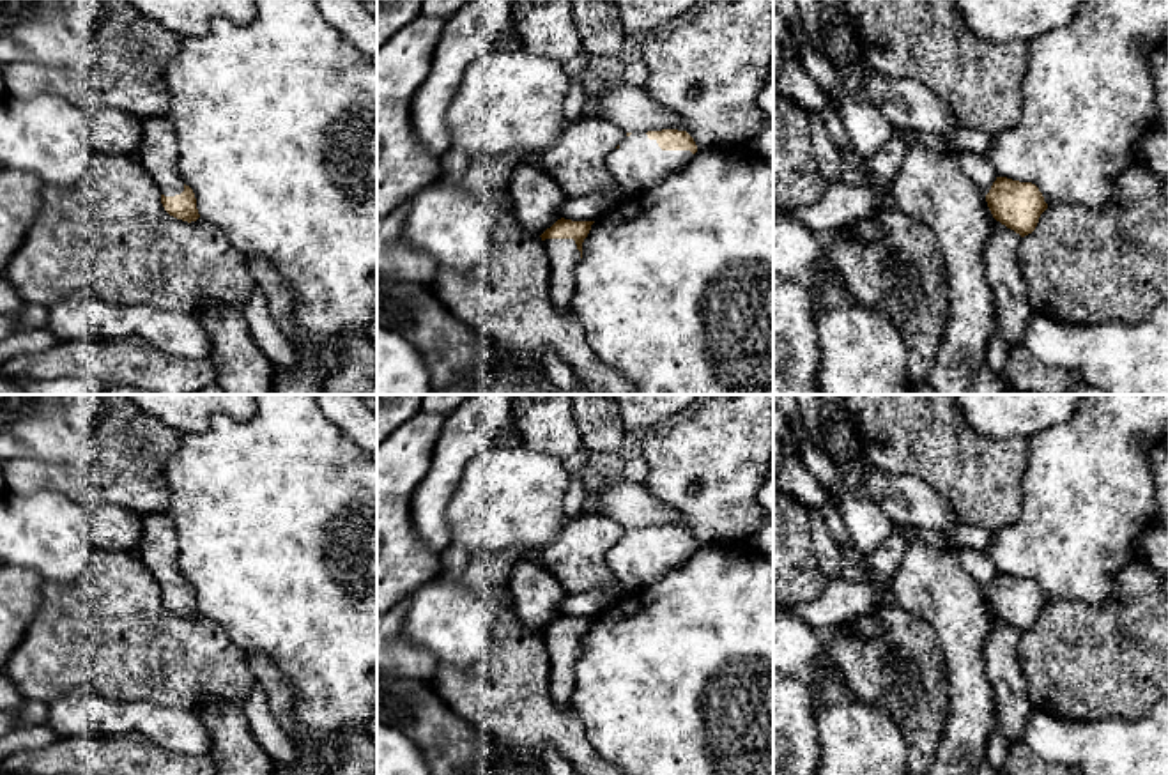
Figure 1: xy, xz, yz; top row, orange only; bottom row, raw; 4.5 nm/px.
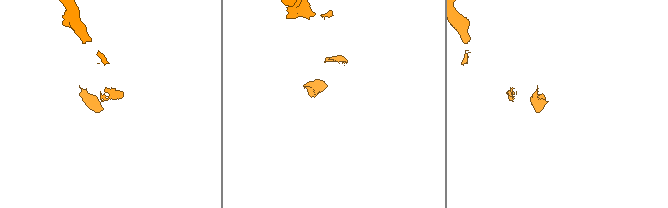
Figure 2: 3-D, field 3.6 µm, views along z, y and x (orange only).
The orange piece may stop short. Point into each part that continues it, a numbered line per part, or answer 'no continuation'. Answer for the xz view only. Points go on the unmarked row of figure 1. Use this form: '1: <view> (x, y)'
1: xz (639, 560)

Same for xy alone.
1: xy (158, 549)

